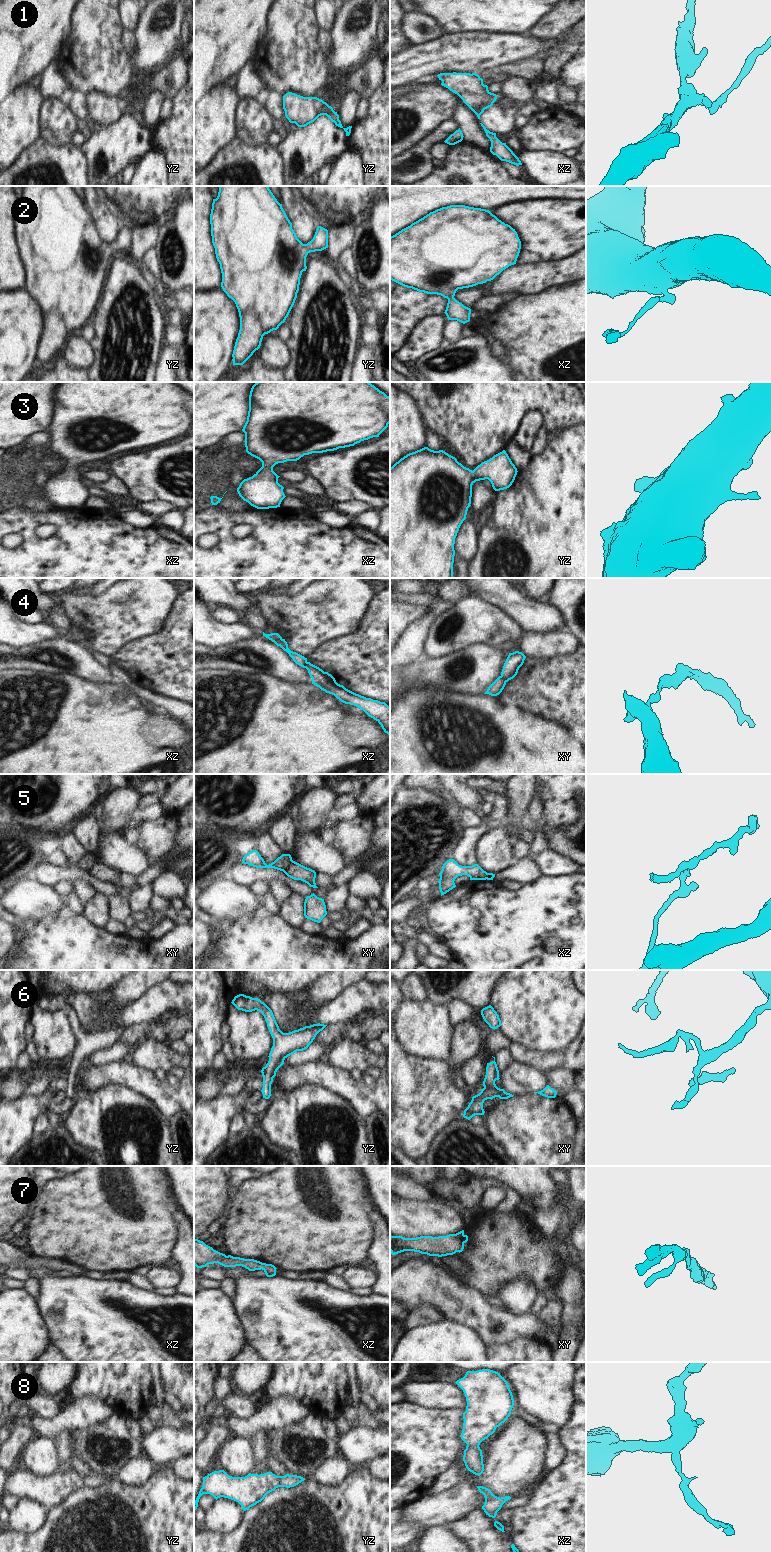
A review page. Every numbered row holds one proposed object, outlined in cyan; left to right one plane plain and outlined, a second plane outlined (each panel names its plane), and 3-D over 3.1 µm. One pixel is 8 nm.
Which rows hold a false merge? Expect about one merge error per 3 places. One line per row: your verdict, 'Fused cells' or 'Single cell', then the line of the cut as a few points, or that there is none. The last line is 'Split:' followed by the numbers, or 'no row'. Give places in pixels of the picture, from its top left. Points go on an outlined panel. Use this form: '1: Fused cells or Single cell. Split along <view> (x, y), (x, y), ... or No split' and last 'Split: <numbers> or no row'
1: Single cell. No split
2: Single cell. No split
3: Single cell. No split
4: Fused cells. Split along xz (306, 661), (305, 667)
5: Fused cells. Split along xy (292, 860), (283, 871)
6: Single cell. No split
7: Single cell. No split
8: Single cell. No split
Split: 4, 5

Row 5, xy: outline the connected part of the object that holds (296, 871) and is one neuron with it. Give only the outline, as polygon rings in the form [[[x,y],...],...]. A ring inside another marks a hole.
[[[292,861],[284,873],[294,880],[301,880],[307,883],[310,887],[318,888],[315,883],[316,872],[295,861]]]

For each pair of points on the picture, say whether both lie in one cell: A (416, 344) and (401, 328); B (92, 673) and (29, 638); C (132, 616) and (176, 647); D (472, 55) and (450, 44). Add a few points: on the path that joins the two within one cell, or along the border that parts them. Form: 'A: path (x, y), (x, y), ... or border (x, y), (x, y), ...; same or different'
A: border (423, 317), (412, 329), (400, 348); different
B: border (62, 637), (16, 648); different
C: border (171, 614), (160, 632), (141, 637), (135, 642); different
D: path (467, 52), (458, 52), (455, 49); same

